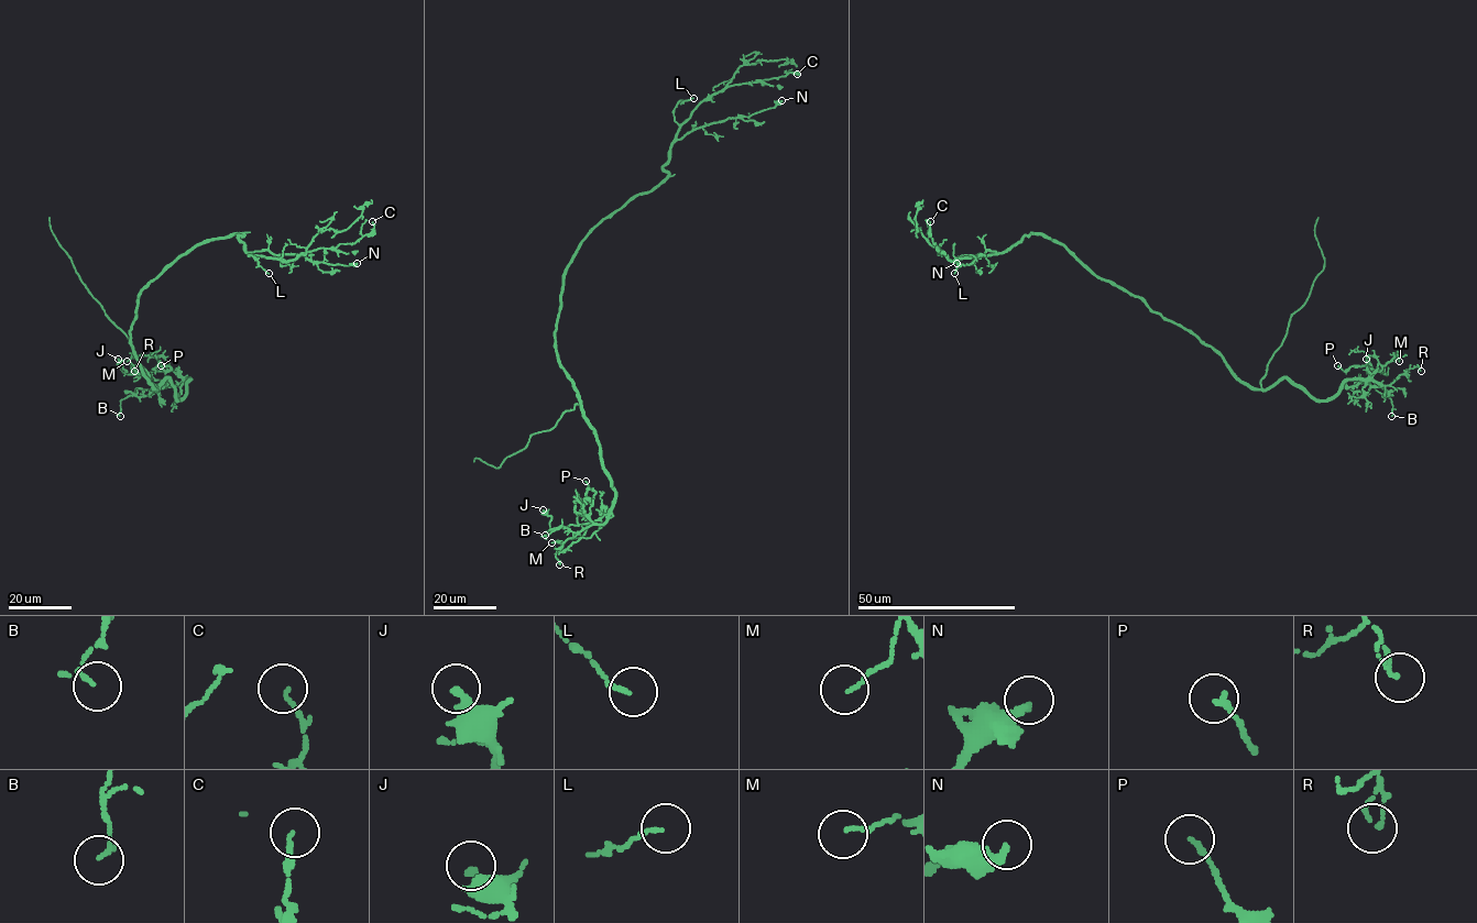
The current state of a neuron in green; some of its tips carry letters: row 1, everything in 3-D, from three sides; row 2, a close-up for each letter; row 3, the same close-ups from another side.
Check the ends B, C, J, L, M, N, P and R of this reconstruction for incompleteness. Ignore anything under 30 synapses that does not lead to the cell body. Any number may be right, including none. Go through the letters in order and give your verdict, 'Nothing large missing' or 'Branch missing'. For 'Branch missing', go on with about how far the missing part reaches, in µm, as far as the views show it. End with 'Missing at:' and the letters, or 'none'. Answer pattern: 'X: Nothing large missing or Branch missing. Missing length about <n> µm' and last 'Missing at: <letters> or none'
B: Nothing large missing
C: Nothing large missing
J: Nothing large missing
L: Nothing large missing
M: Nothing large missing
N: Nothing large missing
P: Nothing large missing
R: Nothing large missing
Missing at: none

